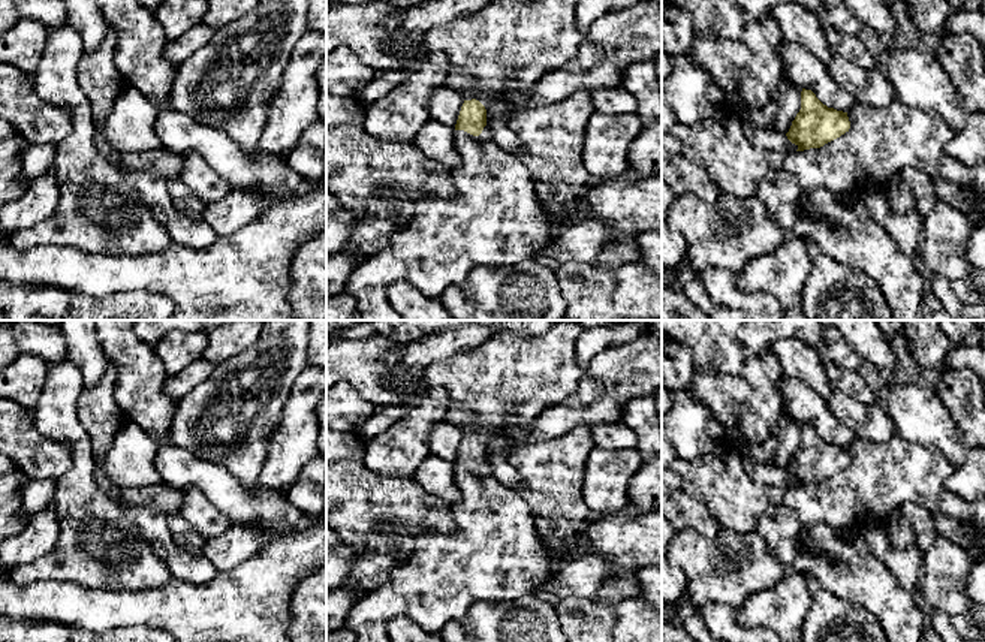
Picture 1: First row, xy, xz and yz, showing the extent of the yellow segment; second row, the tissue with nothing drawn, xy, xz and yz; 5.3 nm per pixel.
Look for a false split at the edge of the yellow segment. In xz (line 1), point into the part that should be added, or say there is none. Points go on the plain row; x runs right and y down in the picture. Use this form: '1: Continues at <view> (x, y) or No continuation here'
1: Continues at xz (508, 374)

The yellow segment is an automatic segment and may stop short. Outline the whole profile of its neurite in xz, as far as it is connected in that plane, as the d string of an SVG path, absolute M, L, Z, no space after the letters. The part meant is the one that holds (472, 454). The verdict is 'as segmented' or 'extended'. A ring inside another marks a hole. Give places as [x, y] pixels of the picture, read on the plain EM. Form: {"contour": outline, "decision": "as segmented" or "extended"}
{"contour": "M555 322L537 337L498 332L425 371L428 388L445 388L451 401L466 406L481 419L478 429L472 435L464 435L455 465L479 471L487 461L487 435L504 432L509 415L513 415L516 422L530 422L546 406L578 392L585 373L576 365L575 346L584 331L578 322Z", "decision": "extended"}

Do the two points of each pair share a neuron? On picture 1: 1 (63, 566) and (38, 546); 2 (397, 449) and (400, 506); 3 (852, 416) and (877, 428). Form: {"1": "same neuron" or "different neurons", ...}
{"1": "different neurons", "2": "different neurons", "3": "same neuron"}

